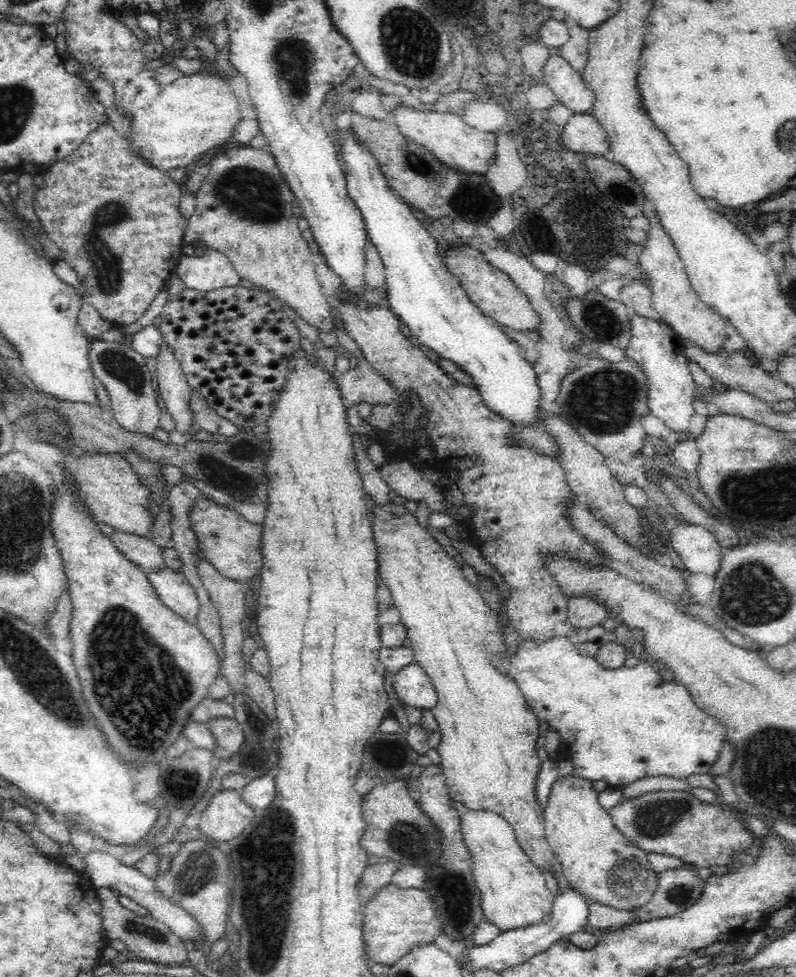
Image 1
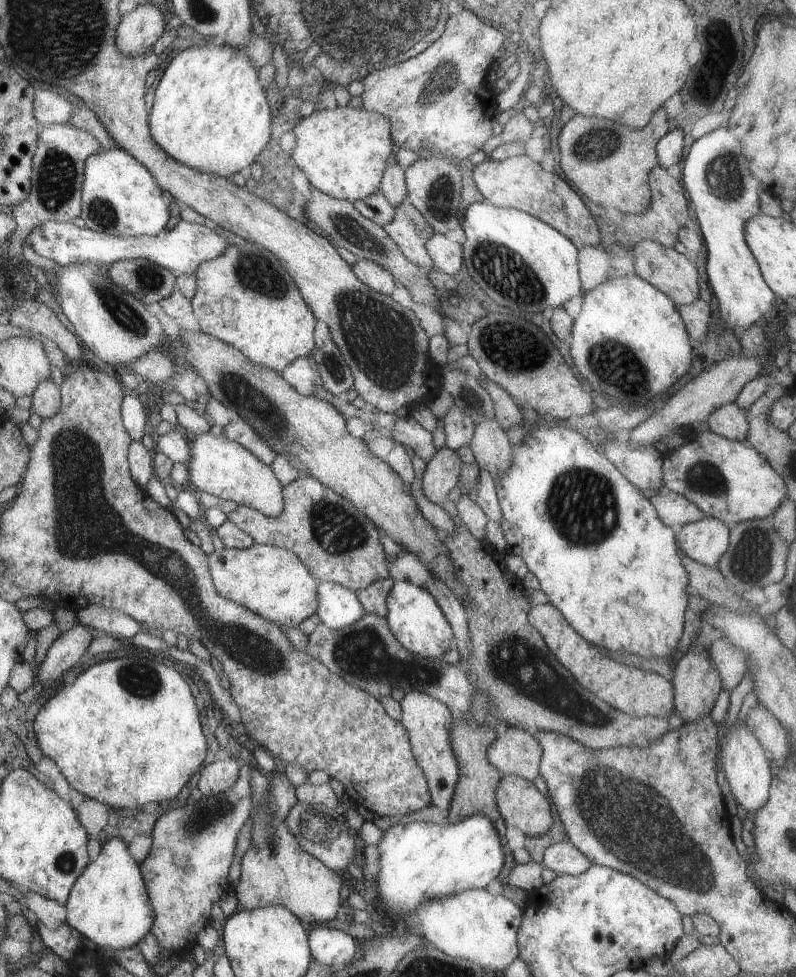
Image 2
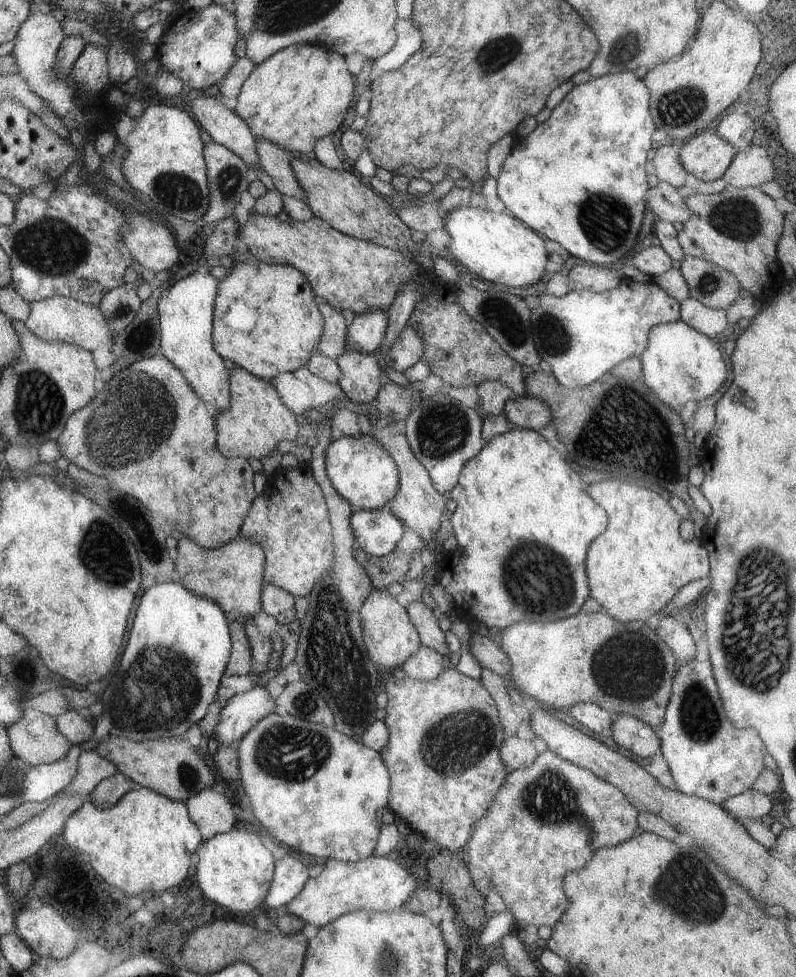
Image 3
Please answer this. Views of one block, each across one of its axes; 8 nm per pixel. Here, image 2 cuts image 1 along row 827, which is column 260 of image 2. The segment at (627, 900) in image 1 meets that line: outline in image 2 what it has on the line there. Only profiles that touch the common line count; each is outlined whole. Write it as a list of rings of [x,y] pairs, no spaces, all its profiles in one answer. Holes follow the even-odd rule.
[[[257,543],[244,549],[224,547],[207,554],[207,564],[215,592],[221,598],[243,605],[282,629],[297,627],[317,610],[319,581],[311,576],[299,557],[287,549]]]

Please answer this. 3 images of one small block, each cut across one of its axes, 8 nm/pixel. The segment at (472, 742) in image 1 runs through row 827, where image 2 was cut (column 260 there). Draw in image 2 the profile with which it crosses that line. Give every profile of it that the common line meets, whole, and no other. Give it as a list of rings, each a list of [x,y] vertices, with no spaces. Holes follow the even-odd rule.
[[[305,475],[282,486],[281,494],[283,510],[277,516],[263,516],[257,510],[241,505],[225,516],[241,532],[249,534],[254,543],[275,545],[293,552],[319,582],[332,582],[355,591],[390,577],[377,528],[351,502]]]

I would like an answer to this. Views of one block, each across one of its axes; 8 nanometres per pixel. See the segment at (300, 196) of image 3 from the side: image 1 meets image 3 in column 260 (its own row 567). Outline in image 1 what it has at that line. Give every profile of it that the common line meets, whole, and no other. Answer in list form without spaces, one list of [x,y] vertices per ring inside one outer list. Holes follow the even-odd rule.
[[[109,531],[109,537],[117,549],[145,573],[155,573],[168,567],[164,561],[163,549],[149,538],[138,537],[120,531]]]

